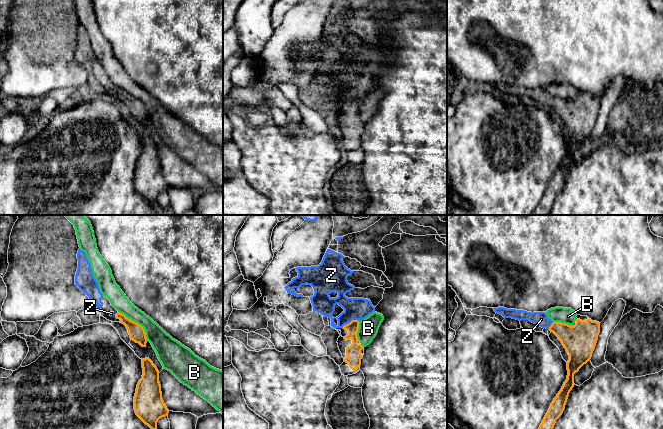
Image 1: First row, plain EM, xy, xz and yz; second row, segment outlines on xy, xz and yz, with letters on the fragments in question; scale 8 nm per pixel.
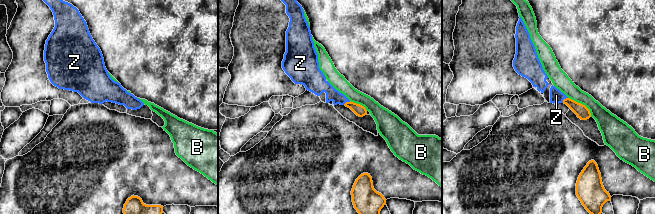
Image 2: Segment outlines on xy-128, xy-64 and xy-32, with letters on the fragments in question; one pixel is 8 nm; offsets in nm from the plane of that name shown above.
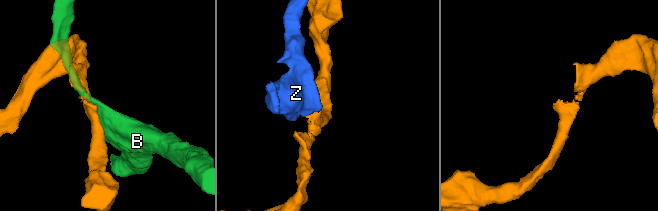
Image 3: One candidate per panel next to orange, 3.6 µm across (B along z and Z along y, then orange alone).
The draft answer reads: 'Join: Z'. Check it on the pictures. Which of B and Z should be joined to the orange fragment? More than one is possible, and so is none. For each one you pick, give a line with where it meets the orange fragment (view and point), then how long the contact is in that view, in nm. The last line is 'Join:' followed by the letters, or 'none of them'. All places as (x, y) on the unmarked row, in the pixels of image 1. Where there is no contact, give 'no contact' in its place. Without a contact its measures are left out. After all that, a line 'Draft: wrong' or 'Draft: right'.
Z: meets orange in xz at (350, 98); contact 150 nm long
Join: Z
Draft: right

